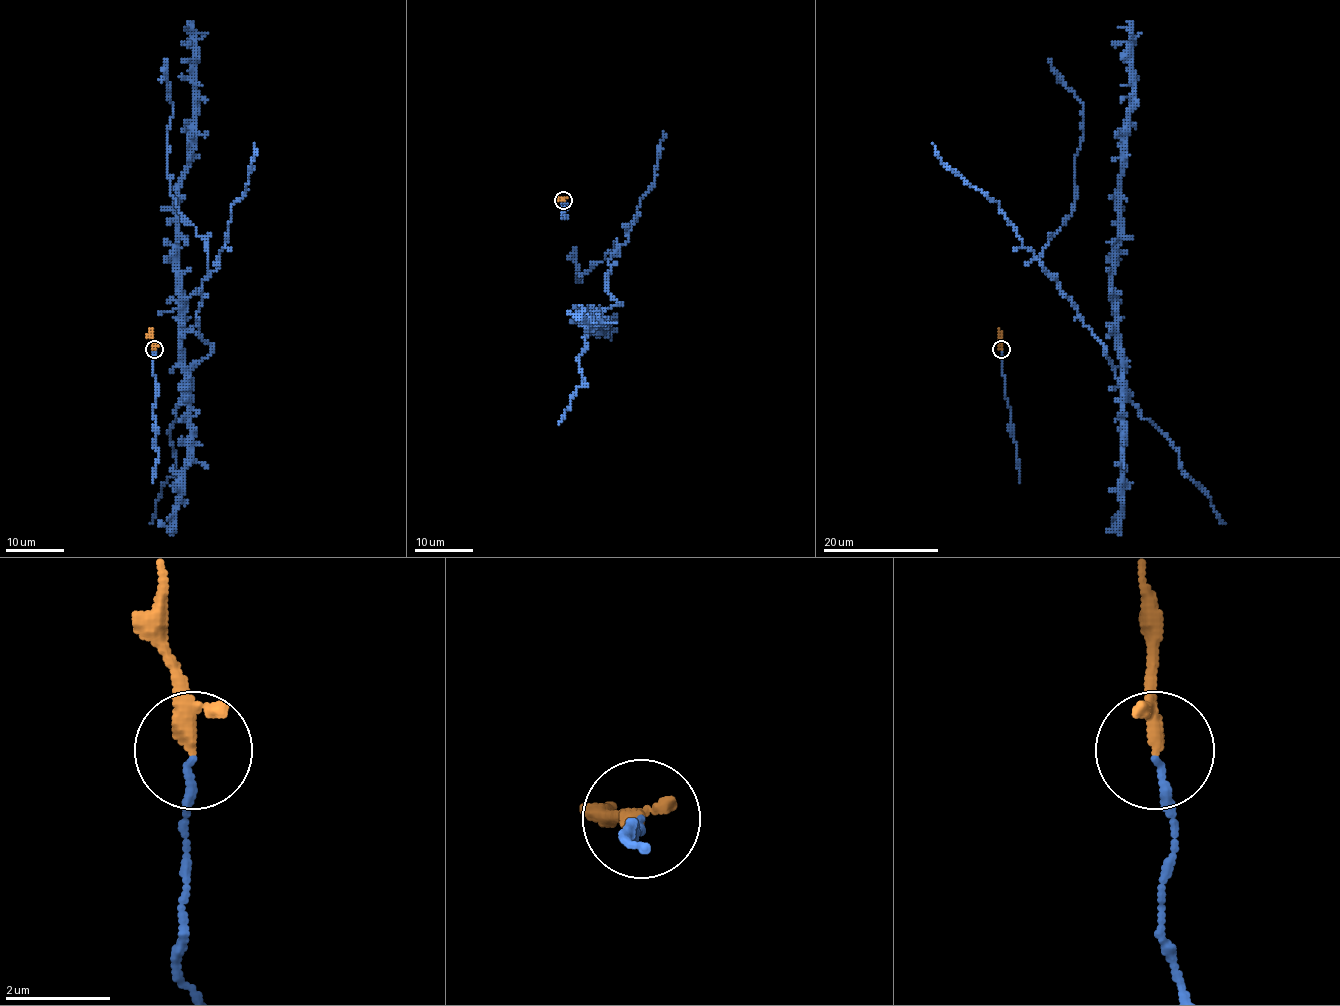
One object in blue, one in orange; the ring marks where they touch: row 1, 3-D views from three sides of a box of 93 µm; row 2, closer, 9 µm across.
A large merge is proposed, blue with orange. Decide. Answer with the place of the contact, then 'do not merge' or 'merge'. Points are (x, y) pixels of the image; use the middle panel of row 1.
place (563, 200); merge

